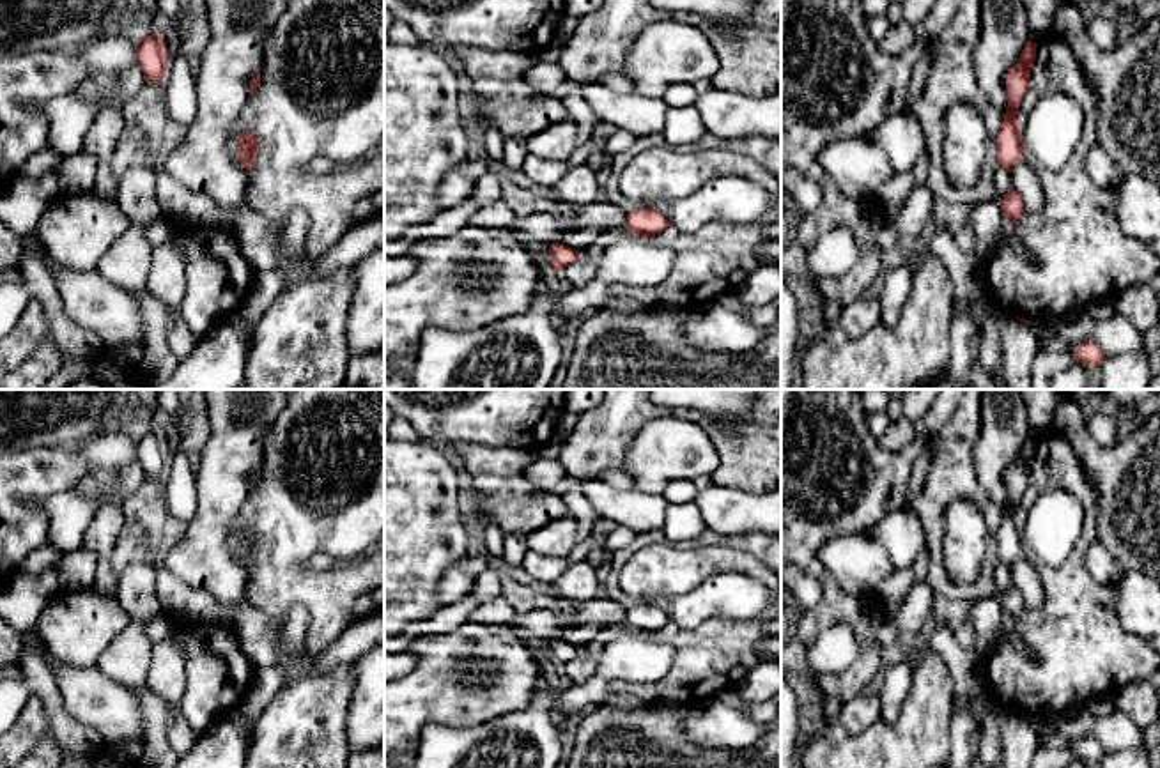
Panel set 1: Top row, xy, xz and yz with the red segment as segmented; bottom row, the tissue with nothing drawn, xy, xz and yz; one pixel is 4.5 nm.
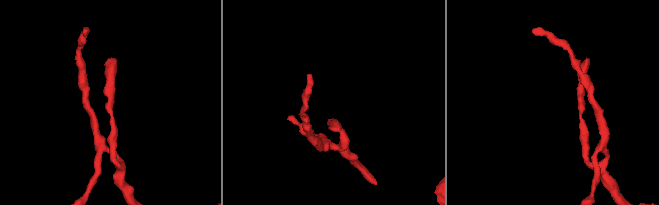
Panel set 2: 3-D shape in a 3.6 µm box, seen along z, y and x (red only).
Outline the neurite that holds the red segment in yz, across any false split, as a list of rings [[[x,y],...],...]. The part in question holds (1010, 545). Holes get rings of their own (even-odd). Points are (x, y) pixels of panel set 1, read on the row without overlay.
[[[1025,437],[1018,458],[1006,469],[1008,506],[997,529],[997,561],[1008,568],[1011,568],[1017,559],[1024,557],[1025,543],[1020,534],[1017,508],[1031,480],[1031,465],[1036,457],[1036,442],[1036,439]]]

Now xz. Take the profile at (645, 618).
[[[653,603],[634,605],[627,611],[625,626],[638,634],[661,630],[669,618]]]

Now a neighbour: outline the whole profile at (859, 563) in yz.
[[[845,534],[825,541],[820,549],[824,566],[839,588],[852,596],[870,596],[894,572],[880,540]]]

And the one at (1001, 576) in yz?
[[[997,563],[994,572],[994,600],[1001,600],[1001,596],[1011,584],[1013,580],[1009,568],[1002,563]]]

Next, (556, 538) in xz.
[[[565,517],[549,522],[538,531],[530,533],[526,538],[528,550],[540,556],[568,557],[576,547],[577,520]]]

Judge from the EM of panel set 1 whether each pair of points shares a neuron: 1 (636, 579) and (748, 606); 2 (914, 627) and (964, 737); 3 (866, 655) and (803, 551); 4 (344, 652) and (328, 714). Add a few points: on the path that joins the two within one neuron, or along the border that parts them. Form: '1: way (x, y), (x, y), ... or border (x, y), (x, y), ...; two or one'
1: border (728, 572), (652, 600); two
2: border (934, 620), (921, 636); two
3: way (866, 629), (831, 591), (824, 577); one
4: border (353, 662), (342, 662), (324, 673), (300, 675); two

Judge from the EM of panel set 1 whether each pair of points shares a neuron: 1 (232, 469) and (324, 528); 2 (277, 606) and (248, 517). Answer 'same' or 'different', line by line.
1: different
2: same

